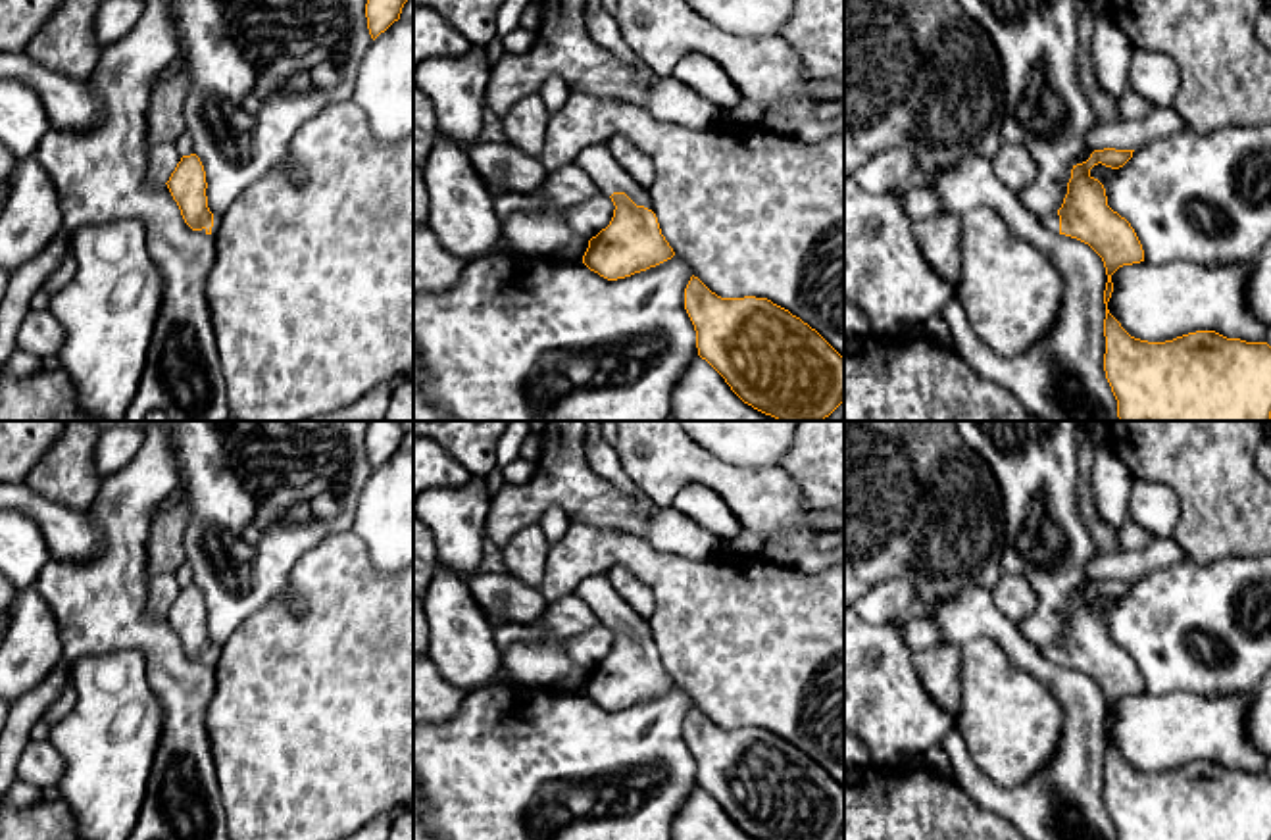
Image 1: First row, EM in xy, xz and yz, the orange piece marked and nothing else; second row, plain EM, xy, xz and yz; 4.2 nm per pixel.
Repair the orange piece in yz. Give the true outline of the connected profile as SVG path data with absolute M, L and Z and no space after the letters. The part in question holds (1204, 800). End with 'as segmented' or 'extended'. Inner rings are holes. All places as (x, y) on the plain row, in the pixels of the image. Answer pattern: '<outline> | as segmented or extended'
M1094 581L1086 592L1073 596L1061 638L1040 648L1050 663L1088 675L1104 692L1108 705L1104 802L1117 840L1271 840L1271 777L1267 773L1227 769L1215 761L1196 761L1165 773L1148 773L1131 767L1109 744L1111 705L1123 696L1144 692L1144 680L1131 654L1108 636L1106 619L1090 605L1090 600L1098 594L1119 600L1133 588L1133 582Z | extended

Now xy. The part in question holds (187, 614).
M196 584L183 586L165 615L177 632L185 654L192 661L215 667L221 646L212 644L208 638L208 613L200 588Z | extended

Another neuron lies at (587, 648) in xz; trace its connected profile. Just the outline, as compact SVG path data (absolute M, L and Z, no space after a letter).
M598 623L585 632L563 640L565 654L581 667L592 669L606 659L613 648L613 632L604 623Z

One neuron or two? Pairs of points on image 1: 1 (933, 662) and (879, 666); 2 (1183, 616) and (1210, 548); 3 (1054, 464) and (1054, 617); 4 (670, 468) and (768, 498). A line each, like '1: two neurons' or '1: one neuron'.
1: two neurons
2: two neurons
3: one neuron
4: one neuron

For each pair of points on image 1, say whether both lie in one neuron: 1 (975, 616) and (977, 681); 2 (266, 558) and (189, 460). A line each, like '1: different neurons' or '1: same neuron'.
1: different neurons
2: same neuron

